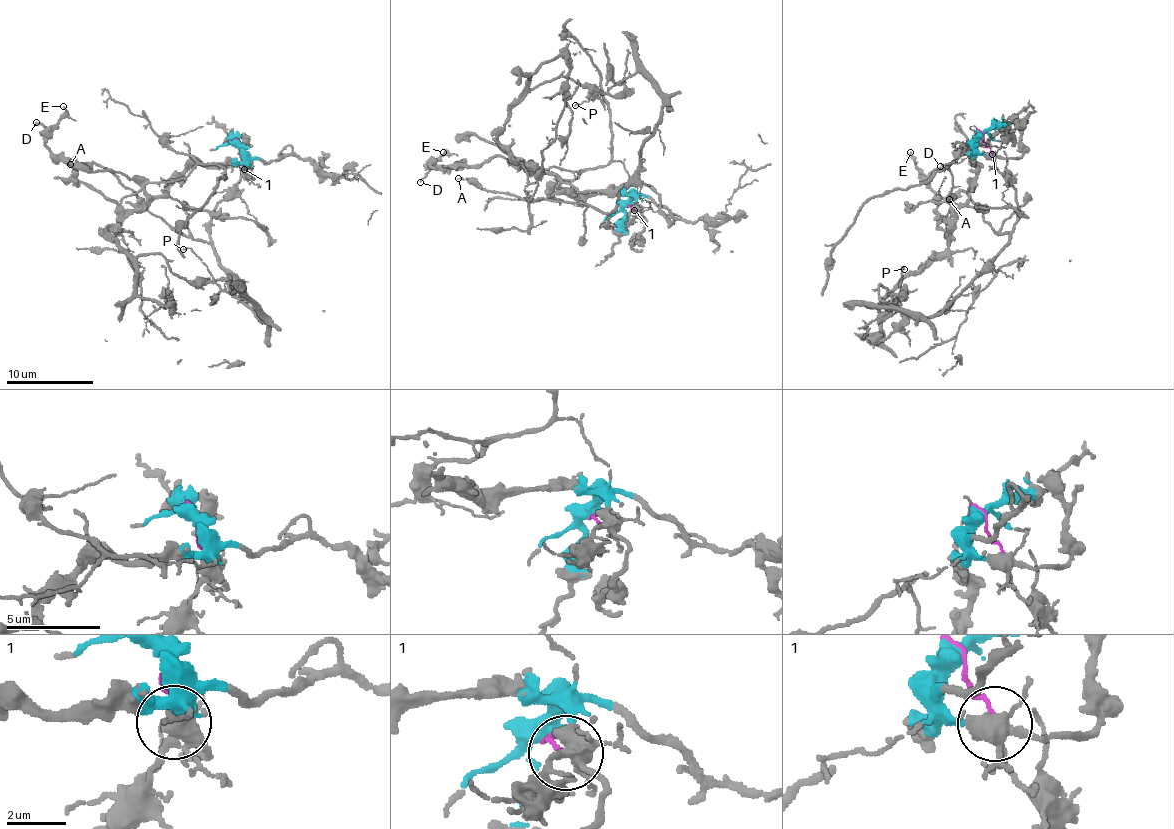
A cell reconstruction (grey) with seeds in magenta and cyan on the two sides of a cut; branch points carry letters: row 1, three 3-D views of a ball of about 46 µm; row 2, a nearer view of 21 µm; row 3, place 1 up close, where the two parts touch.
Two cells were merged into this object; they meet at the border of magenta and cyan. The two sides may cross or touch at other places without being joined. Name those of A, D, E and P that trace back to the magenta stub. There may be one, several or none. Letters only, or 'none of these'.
A, P

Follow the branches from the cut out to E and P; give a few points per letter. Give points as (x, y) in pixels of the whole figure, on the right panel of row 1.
E: (980, 132), (974, 189), (957, 209), (947, 233), (937, 228), (941, 217), (937, 212), (934, 192), (909, 152)
P: (982, 132), (1015, 189), (1018, 221), (1010, 243), (927, 317), (886, 306), (905, 270)

